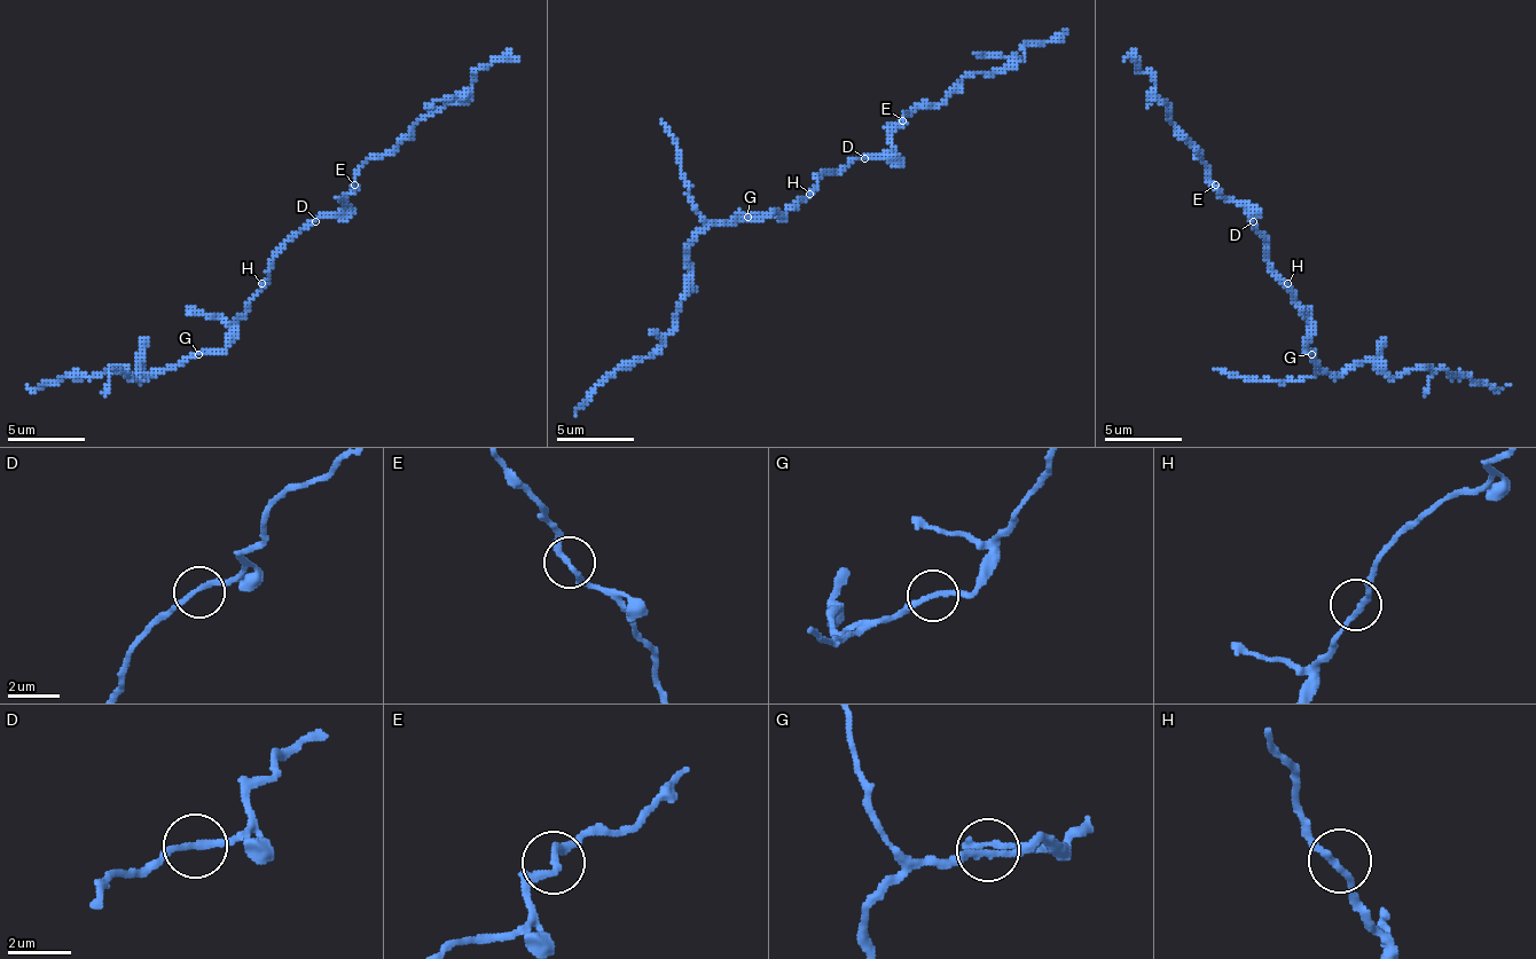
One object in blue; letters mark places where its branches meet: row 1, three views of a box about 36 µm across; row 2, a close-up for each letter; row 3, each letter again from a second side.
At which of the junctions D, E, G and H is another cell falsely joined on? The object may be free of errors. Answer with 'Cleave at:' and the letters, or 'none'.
Cleave at: none

